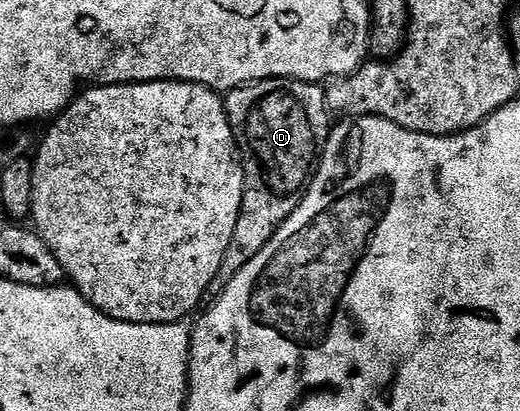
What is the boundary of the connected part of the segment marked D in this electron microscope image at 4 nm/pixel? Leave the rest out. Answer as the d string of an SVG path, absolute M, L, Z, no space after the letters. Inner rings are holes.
M259 80L257 84L244 84L241 88L233 88L225 93L226 113L234 136L238 140L238 150L242 154L242 165L246 175L244 198L240 218L236 222L236 230L232 230L232 242L224 254L224 262L210 283L209 295L221 297L222 291L272 242L272 234L280 230L280 226L300 206L310 188L310 182L318 170L318 161L332 131L332 116L326 106L326 88L322 84L309 84L303 80Z

